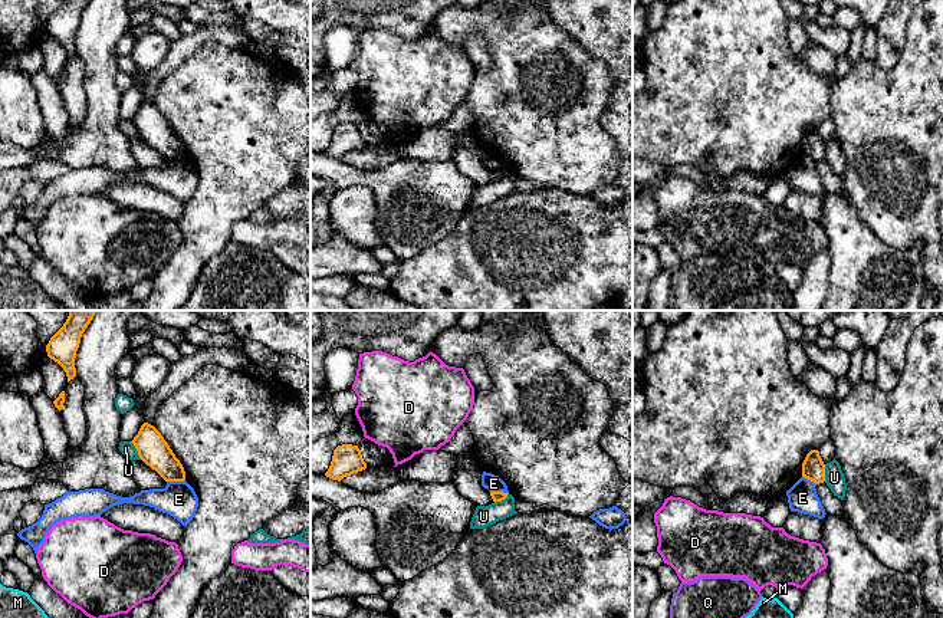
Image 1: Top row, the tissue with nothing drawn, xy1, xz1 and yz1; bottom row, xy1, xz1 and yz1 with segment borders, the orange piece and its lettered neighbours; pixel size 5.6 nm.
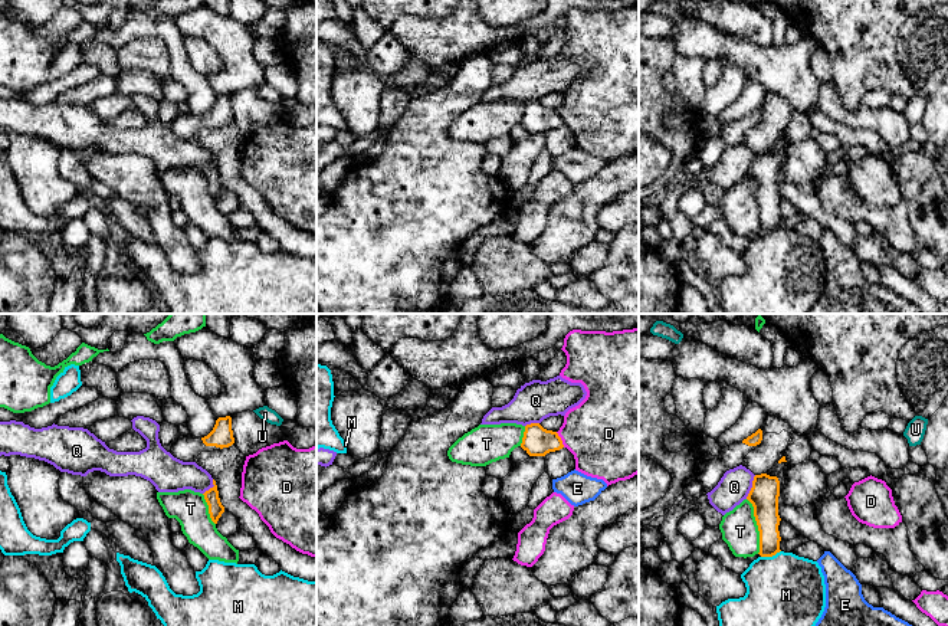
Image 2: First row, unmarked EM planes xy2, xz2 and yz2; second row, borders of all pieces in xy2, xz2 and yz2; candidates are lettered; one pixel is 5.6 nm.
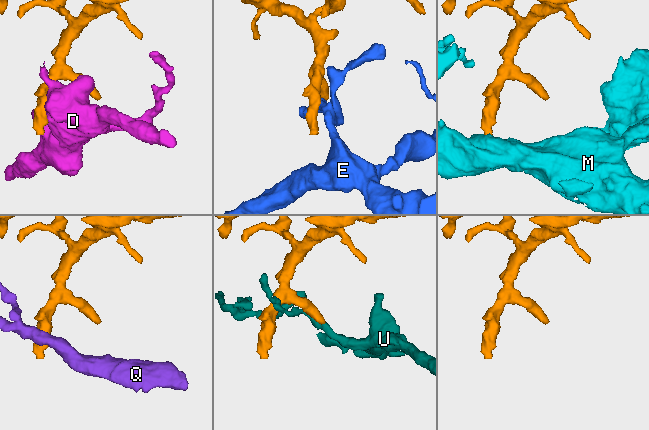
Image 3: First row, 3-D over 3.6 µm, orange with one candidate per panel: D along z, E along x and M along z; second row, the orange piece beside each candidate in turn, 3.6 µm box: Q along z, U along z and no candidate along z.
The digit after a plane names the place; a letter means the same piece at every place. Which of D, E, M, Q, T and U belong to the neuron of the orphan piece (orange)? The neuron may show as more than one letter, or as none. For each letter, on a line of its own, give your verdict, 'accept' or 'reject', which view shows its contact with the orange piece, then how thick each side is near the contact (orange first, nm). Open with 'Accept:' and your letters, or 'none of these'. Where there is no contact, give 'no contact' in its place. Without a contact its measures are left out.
Accept: M
D: reject; contact in xz2; calibres 160 and 420 nm
E: reject; contact in xy1; calibres 170 and 200 nm
M: accept; contact in yz2; calibres 140 and 440 nm
Q: reject; contact in yz2; calibres 160 and 180 nm
T: reject; contact in yz2; calibres 160 and 200 nm
U: reject; contact in xy1; calibres 170 and 80 nm

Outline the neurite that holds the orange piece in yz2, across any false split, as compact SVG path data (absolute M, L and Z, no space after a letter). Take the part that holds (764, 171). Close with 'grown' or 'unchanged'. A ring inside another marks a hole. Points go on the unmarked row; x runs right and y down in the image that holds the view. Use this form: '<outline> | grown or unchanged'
M767 151L755 153L747 177L754 184L760 209L760 235L741 252L747 271L716 283L719 307L725 314L807 314L826 285L826 262L817 239L780 227L780 158Z | grown

